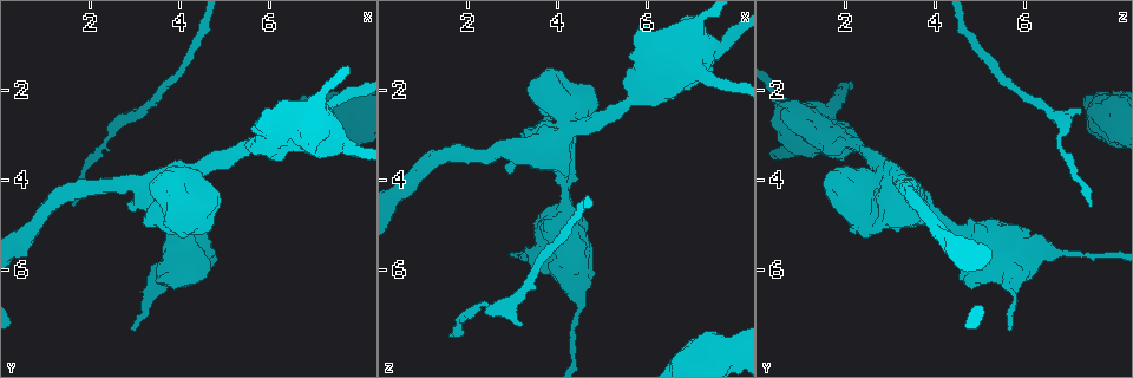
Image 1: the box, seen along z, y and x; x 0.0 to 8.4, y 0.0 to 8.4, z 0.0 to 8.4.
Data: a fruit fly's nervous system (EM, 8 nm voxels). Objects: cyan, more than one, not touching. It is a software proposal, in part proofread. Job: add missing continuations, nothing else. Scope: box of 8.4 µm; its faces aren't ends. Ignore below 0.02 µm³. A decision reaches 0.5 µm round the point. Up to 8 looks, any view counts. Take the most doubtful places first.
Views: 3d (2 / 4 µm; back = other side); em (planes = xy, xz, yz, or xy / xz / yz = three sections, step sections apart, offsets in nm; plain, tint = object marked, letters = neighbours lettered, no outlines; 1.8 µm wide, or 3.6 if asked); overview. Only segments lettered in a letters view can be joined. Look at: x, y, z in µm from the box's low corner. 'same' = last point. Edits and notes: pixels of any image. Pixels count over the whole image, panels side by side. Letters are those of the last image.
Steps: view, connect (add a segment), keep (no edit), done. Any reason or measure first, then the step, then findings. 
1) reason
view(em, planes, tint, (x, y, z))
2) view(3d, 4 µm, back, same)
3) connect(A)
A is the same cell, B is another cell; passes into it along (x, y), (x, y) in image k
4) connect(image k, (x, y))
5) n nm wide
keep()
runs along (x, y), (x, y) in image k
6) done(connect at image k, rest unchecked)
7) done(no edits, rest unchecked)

view(3d, 2 µm, (3.20, 2.40, 7.20))

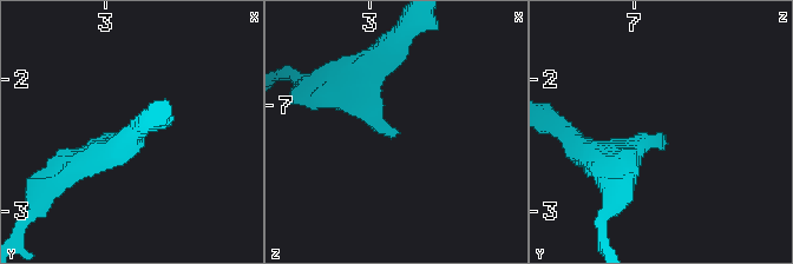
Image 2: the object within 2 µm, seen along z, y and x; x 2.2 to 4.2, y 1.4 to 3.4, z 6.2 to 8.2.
shape alone is not enough
view(em, xy, step 8, tint, (3.18, 2.42, 7.24))

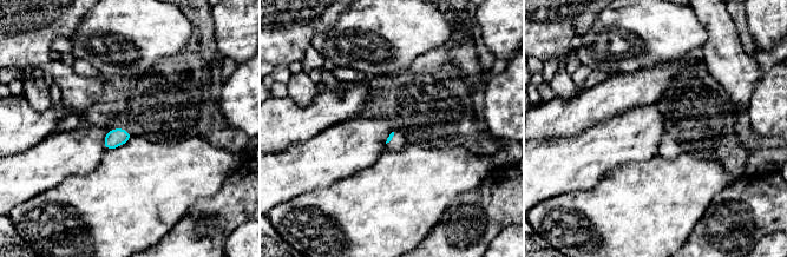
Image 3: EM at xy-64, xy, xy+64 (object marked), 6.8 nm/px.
another direction
view(em, planes, letters, same)

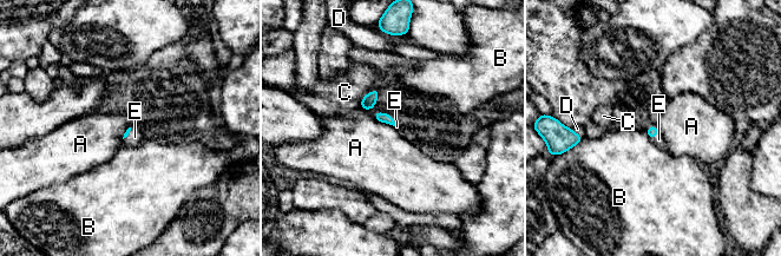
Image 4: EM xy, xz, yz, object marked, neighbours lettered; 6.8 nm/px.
connect(E)
E is the same cell, A, B, C and D are other cells; passes into it along (651, 131), (656, 135), (658, 139) in image 4; it goes on there

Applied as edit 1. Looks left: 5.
view(overview)

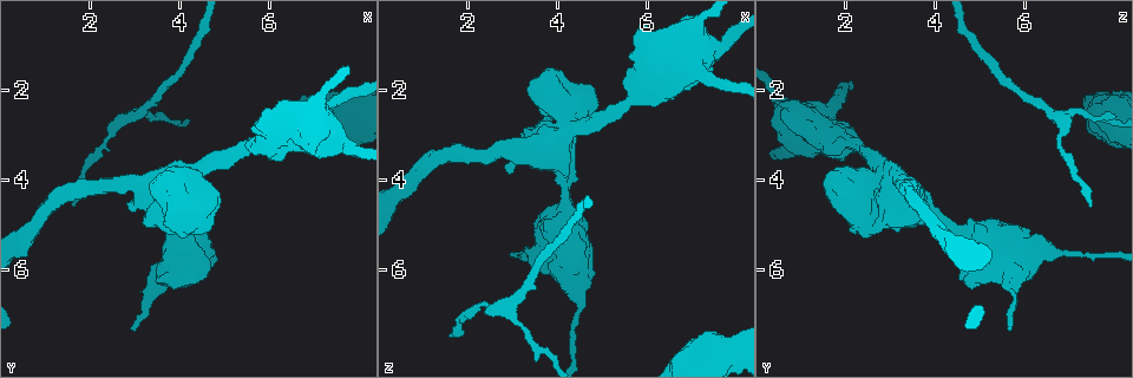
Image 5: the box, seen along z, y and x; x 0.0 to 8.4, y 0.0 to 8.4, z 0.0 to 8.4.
sharp bend
view(3d, 4 µm, (4.30, 3.90, 2.90))

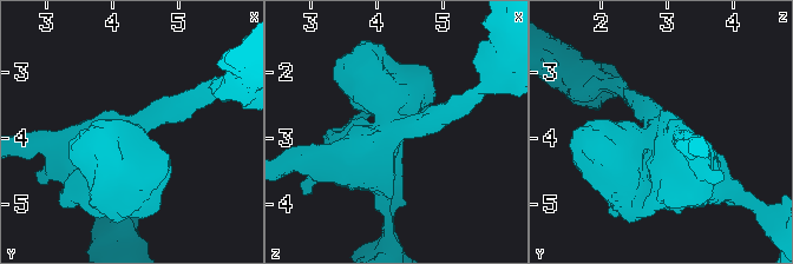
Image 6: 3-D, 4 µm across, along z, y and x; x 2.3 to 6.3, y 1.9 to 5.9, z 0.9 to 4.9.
view(em, 3.6 µm, xy, step 4, tint, (4.25, 3.85, 2.85))

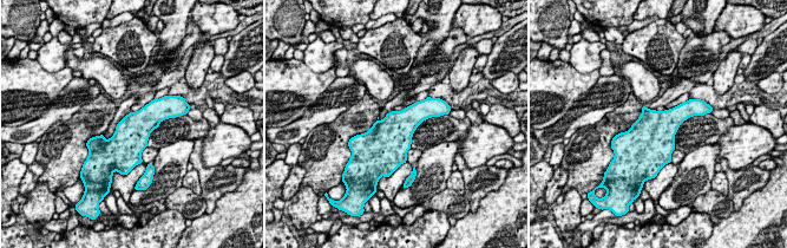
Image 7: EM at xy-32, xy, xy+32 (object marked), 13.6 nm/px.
view(em, 3.6 µm, planes, letters, same)

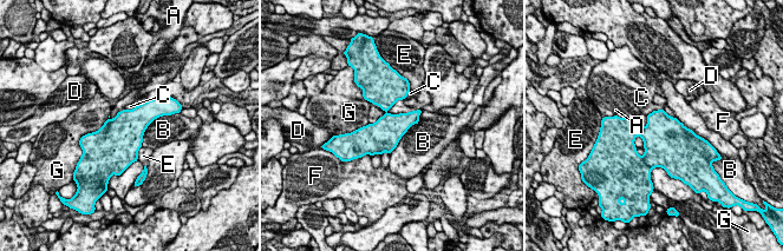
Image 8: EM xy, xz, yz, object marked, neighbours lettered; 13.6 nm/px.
B touches over 800 nm
keep()
A, B, C, D, E, F and G are other cells; border along (661, 109), (653, 110), (647, 116) in image 8; no lettered segment goes on from it

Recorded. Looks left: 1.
done(connect at image 4, rest unchecked)

